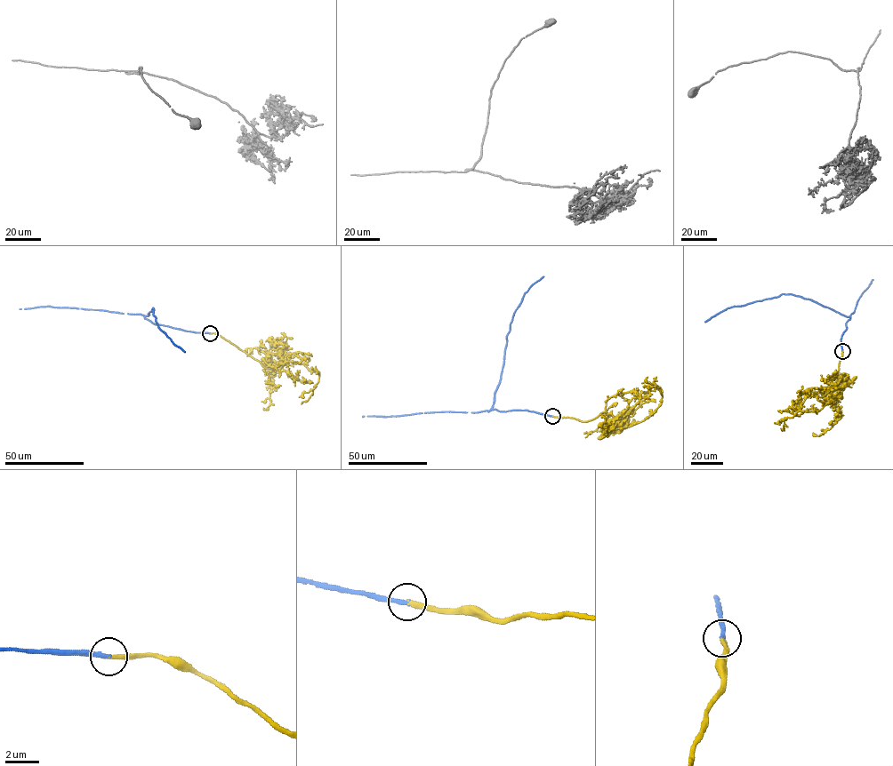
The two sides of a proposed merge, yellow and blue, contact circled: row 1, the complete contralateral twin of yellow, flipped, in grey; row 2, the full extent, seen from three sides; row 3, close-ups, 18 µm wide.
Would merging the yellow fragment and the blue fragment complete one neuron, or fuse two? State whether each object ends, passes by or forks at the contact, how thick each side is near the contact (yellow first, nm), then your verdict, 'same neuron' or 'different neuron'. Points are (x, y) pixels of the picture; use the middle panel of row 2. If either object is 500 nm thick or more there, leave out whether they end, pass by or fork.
yellow ends there; blue ends there; 240 nm thick on the yellow side, 260 nm on the other; same neuron

